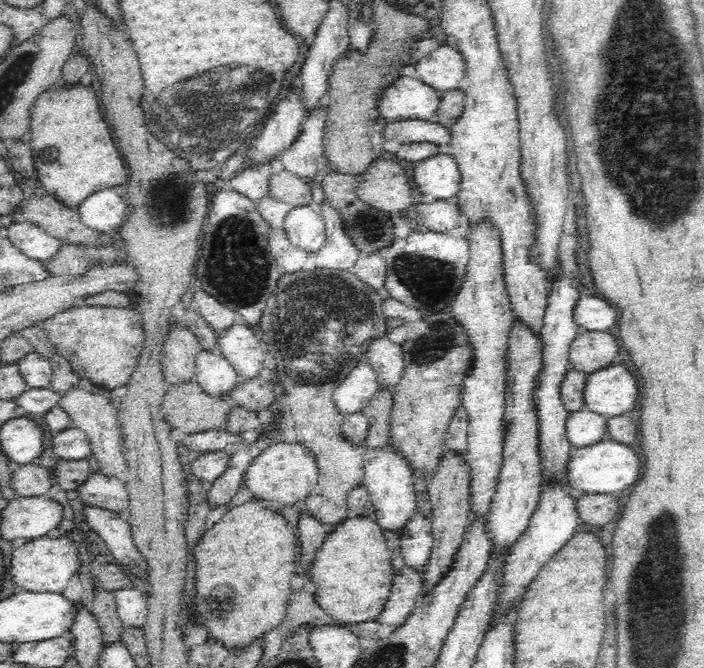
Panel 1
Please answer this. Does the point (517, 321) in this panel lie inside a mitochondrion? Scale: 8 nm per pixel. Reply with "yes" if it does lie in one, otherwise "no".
no

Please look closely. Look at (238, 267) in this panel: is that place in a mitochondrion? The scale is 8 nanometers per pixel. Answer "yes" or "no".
yes

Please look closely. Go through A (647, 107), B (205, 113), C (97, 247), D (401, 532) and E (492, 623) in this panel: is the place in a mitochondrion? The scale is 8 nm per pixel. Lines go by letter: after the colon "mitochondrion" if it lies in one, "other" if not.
A: mitochondrion
B: mitochondrion
C: other
D: other
E: other

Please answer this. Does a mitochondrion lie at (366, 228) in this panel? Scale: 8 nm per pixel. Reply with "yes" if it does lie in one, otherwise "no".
yes

